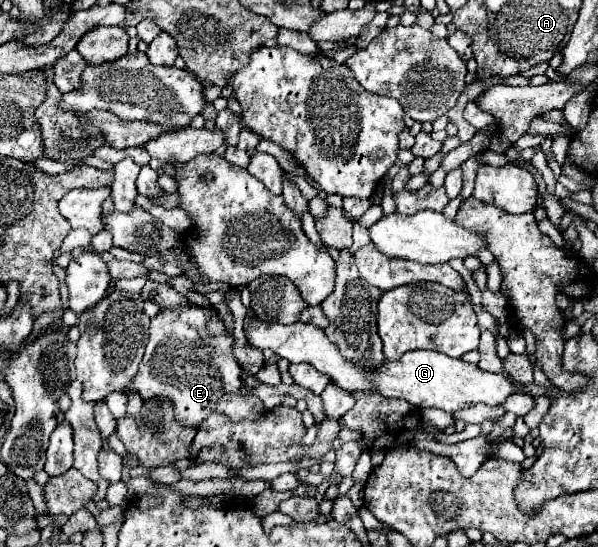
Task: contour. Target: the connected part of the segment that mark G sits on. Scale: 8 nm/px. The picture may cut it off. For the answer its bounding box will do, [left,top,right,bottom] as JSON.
[244,313,516,413]

